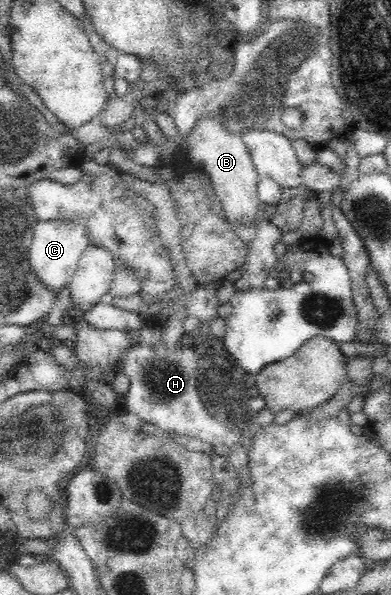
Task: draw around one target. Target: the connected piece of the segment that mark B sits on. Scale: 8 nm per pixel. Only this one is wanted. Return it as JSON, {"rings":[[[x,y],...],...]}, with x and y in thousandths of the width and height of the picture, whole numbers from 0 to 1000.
{"rings":[[[535,193],[509,200],[488,215],[468,232],[468,247],[494,276],[499,272],[519,276],[517,282],[537,299],[542,319],[552,336],[568,345],[575,366],[588,373],[632,380],[657,376],[660,365],[670,358],[662,351],[670,339],[660,331],[660,306],[668,294],[657,289],[616,225],[581,218],[560,197]]]}

